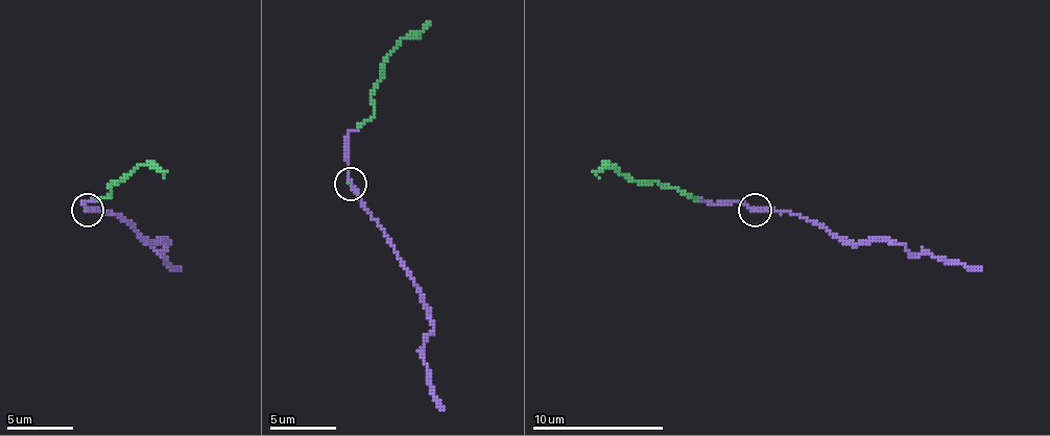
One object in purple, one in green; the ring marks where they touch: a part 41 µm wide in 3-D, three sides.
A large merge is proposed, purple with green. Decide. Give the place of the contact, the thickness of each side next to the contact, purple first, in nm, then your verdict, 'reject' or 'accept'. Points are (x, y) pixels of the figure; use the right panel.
(755, 210) | 240/140 nm | accept

